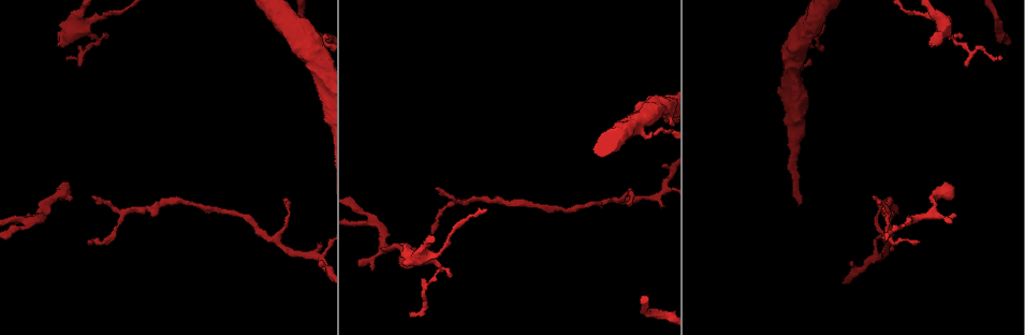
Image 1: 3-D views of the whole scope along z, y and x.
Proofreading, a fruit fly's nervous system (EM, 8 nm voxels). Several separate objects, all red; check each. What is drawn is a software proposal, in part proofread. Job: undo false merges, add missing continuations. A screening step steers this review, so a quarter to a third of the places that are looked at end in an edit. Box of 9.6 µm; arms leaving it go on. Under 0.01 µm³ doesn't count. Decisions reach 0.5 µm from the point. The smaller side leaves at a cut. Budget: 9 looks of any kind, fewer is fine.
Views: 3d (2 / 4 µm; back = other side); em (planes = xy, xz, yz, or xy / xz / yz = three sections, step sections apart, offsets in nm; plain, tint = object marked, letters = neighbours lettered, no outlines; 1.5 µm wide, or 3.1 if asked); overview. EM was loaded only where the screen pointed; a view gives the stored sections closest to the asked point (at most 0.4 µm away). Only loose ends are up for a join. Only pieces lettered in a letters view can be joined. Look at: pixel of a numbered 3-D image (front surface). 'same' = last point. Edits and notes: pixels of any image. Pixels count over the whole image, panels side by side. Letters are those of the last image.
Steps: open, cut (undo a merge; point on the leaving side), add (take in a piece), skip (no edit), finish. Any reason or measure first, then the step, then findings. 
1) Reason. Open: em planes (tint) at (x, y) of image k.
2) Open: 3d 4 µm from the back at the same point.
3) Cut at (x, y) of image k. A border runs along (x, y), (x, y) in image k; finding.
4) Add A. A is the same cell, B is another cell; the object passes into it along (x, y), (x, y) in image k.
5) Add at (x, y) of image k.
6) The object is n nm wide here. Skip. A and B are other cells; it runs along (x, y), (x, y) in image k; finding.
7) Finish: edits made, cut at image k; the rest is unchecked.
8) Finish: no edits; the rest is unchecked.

Open: em yz step 8 (tint) at (877, 196) of image 1.

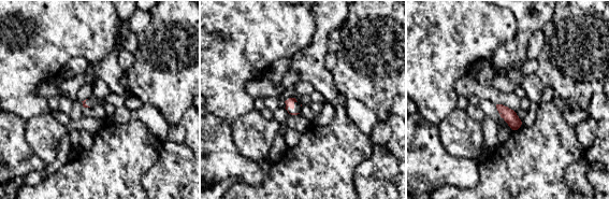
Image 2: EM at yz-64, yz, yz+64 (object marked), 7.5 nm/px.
Another direction. Open: em planes (letters) at the same point.

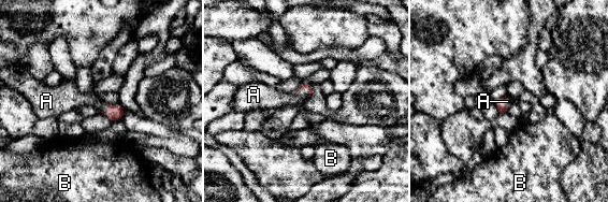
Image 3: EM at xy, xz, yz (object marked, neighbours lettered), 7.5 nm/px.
The longest contact is with A, 110 nm. Add A. A is the same cell, B is another cell; the object passes into it along (307, 86), (301, 89), (269, 98) in image 3; it goes on there.

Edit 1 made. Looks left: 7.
Free end. Open: 3d 4 µm at (929, 45) of image 1.

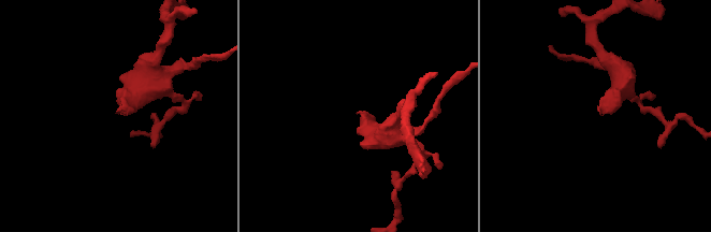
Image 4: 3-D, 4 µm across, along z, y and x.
Shape alone is not enough. Open: em planes (plain) at (355, 113) of image 4.

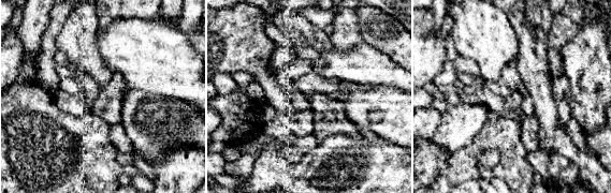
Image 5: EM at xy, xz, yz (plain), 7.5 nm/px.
Open: em planes (letters) at the same point.

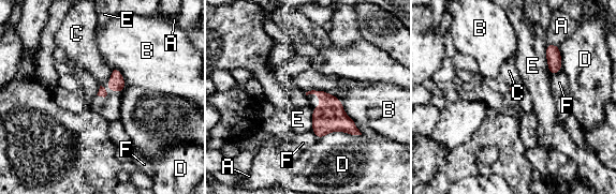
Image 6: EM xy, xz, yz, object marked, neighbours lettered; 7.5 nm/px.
Skip. A, B, C, D, E and F are other cells; a border runs along (111, 68), (111, 75), (106, 80) in image 6; none of them fits.

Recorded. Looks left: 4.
Finish: edits made, add at image 3; the rest is unchecked.

